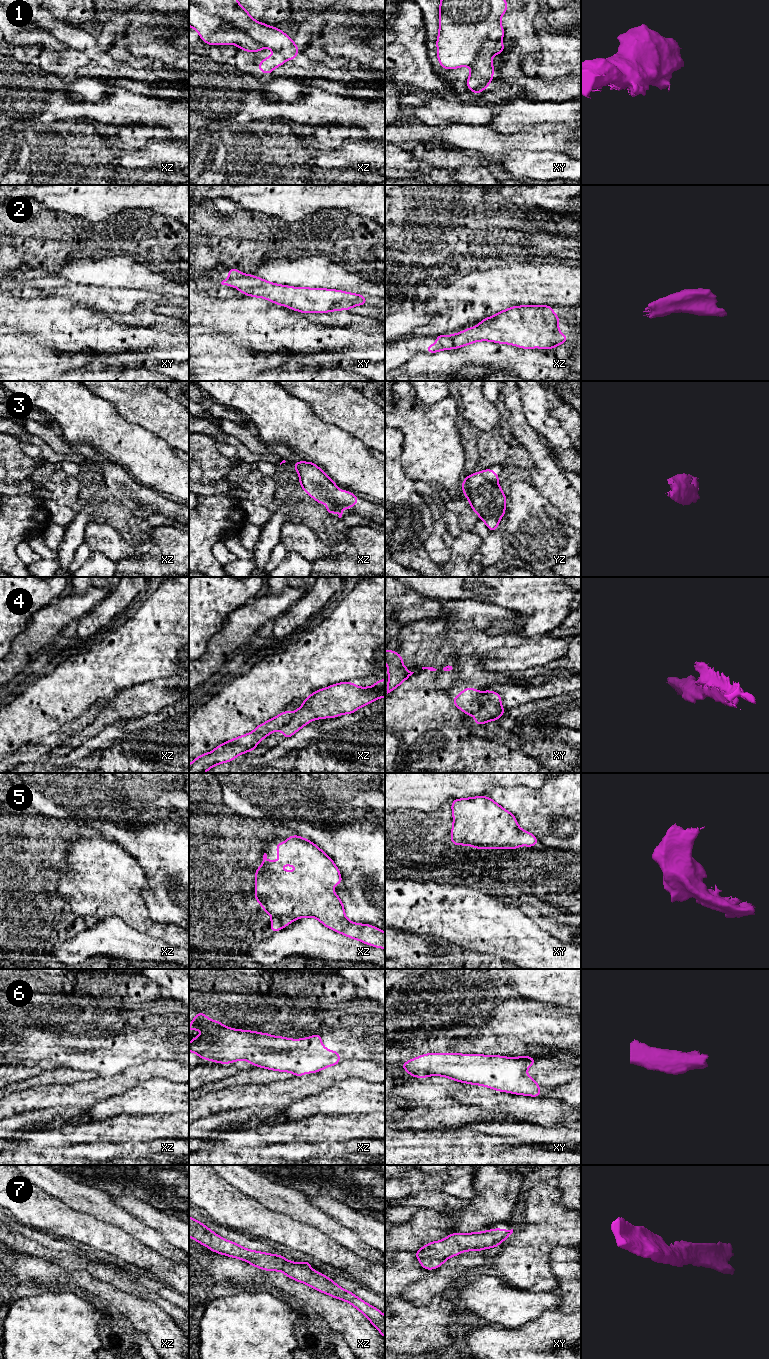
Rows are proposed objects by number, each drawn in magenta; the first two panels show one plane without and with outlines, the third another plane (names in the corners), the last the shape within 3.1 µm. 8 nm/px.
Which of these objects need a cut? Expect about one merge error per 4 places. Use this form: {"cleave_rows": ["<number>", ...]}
{"cleave_rows": ["1", "4"]}

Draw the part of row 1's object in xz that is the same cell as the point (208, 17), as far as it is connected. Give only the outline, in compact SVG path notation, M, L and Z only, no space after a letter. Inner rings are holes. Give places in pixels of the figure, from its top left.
M189 0L189 26L195 29L203 42L209 45L237 45L248 52L258 52L263 48L270 48L288 60L294 60L300 50L277 27L271 27L255 21L237 0Z

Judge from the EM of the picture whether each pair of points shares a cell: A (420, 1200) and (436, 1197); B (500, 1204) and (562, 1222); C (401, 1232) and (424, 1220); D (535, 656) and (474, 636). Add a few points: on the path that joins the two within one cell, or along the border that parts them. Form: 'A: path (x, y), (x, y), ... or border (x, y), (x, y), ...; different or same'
A: path (424, 1200), (432, 1200); same
B: border (520, 1196), (519, 1213), (517, 1215); different
C: path (407, 1232), (412, 1232), (418, 1226); same
D: path (520, 653), (496, 653), (489, 649); same

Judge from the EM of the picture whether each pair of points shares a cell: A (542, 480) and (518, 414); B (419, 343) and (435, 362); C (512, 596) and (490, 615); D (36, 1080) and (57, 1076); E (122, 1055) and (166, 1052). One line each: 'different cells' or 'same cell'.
A: same cell
B: different cells
C: different cells
D: same cell
E: same cell

